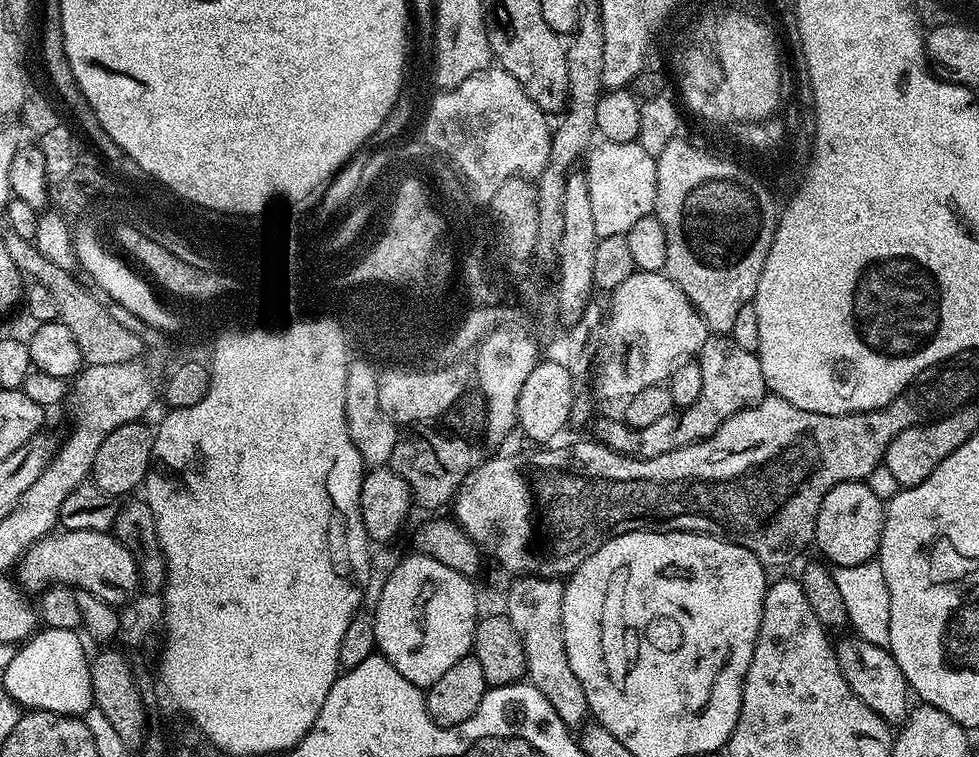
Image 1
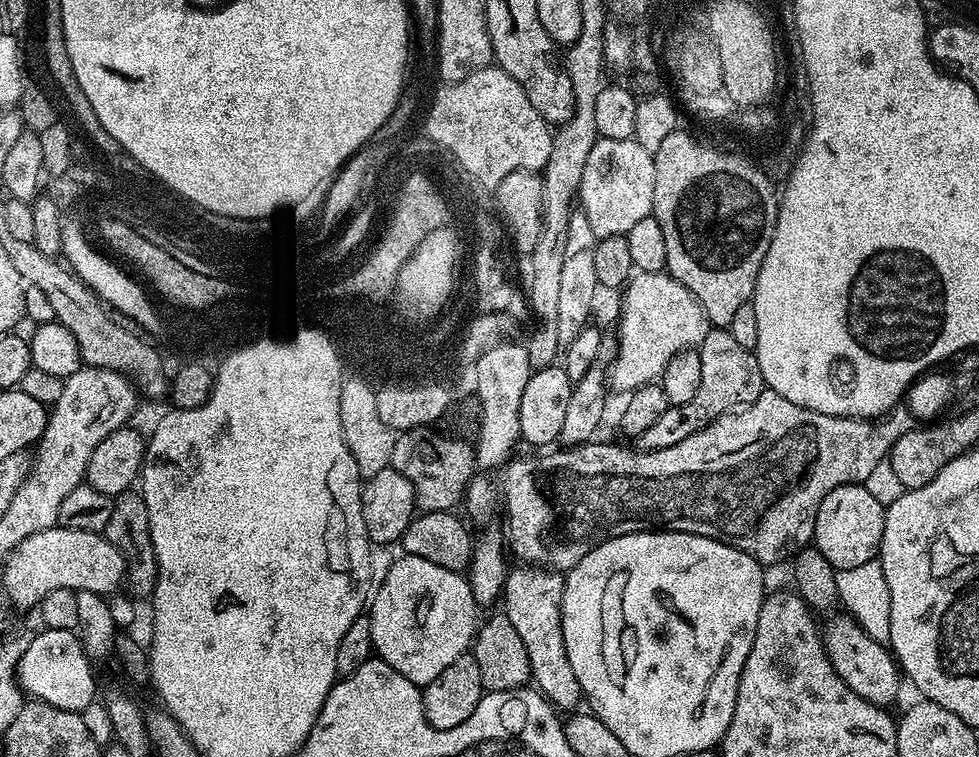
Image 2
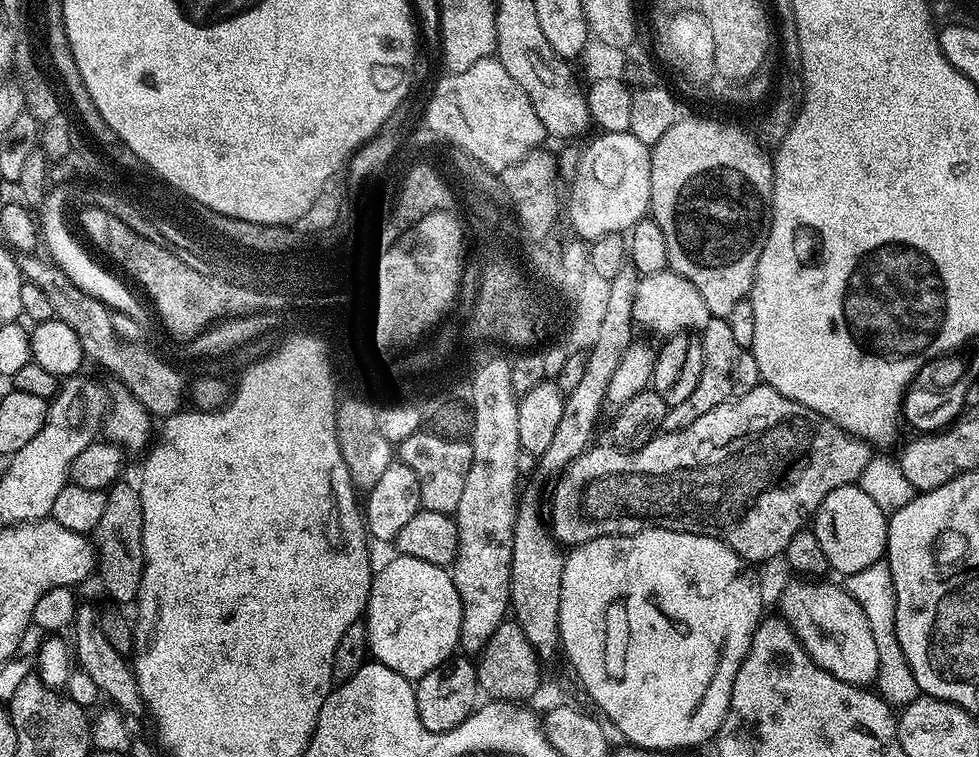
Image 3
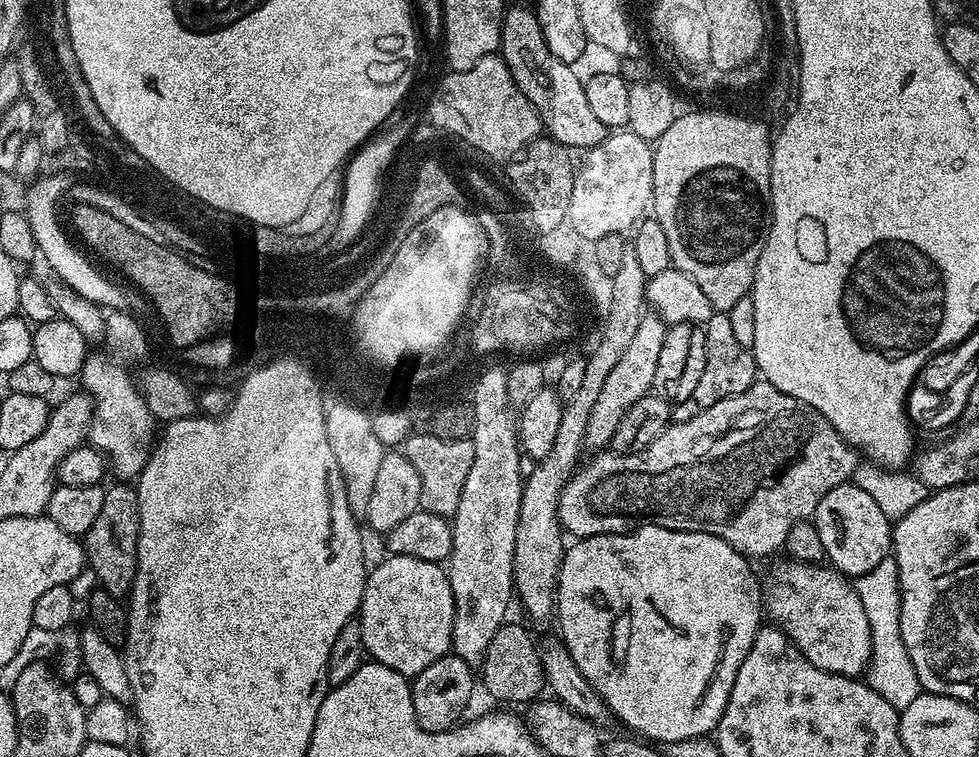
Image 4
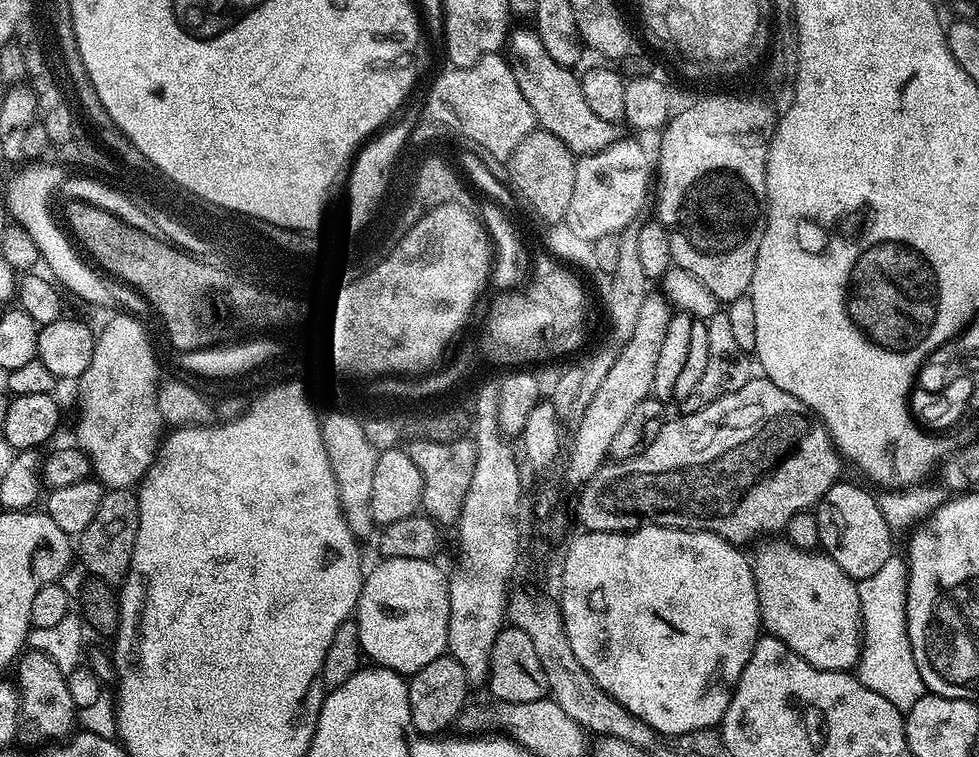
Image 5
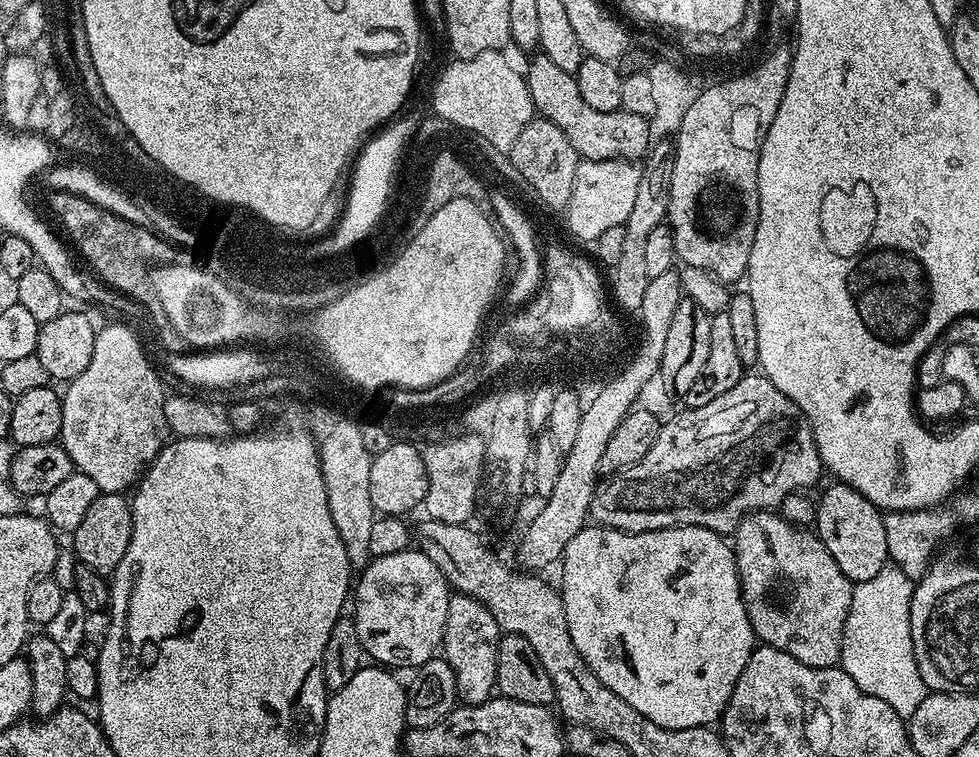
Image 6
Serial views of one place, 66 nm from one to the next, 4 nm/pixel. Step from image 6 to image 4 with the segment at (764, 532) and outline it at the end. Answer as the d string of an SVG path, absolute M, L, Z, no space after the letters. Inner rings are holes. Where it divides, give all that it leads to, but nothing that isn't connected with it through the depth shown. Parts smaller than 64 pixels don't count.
M788 562L780 572L780 580L792 592L767 593L767 615L769 612L776 619L773 621L792 639L792 645L815 668L836 676L859 677L872 656L872 643L862 598L849 577L819 563Z

